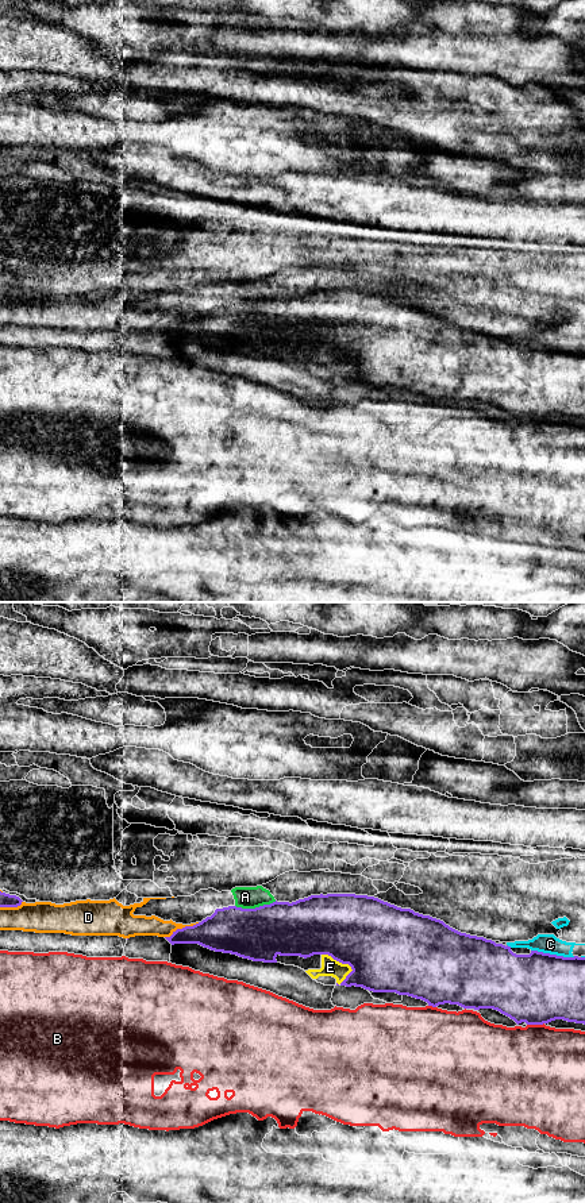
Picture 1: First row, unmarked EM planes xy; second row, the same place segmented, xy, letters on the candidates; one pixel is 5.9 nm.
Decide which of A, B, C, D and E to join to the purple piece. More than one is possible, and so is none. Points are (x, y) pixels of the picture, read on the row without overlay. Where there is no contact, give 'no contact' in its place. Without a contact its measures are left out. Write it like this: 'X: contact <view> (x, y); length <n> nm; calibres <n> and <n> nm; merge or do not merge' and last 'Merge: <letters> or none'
A: contact xy (256, 303); length 260 nm; calibres 320 and 130 nm; do not merge
B: contact xy (535, 419); length 110 nm; calibres 420 and 480 nm; do not merge
C: contact xy (553, 350); length 260 nm; calibres 420 and 110 nm; do not merge
D: contact xy (183, 323); length 220 nm; calibres 240 and 130 nm; do not merge
E: contact xy (345, 358); length 220 nm; calibres 460 and 110 nm; do not merge
Merge: none

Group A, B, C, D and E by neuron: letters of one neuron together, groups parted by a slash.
A D E / B / C

